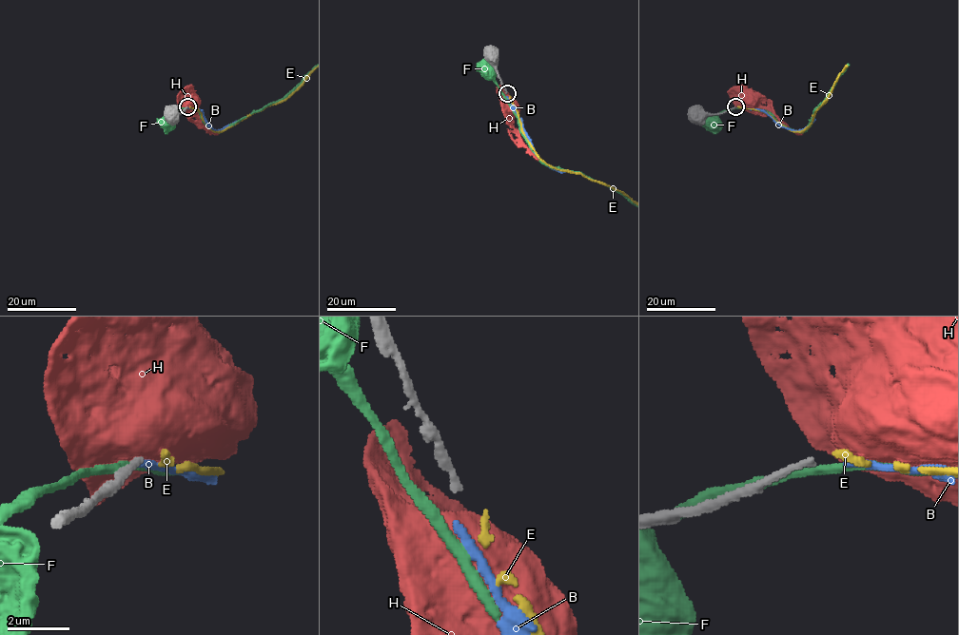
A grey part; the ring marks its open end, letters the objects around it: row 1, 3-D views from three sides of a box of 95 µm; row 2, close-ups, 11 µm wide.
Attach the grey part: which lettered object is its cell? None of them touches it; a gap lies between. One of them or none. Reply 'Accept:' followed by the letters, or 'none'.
Accept: E

